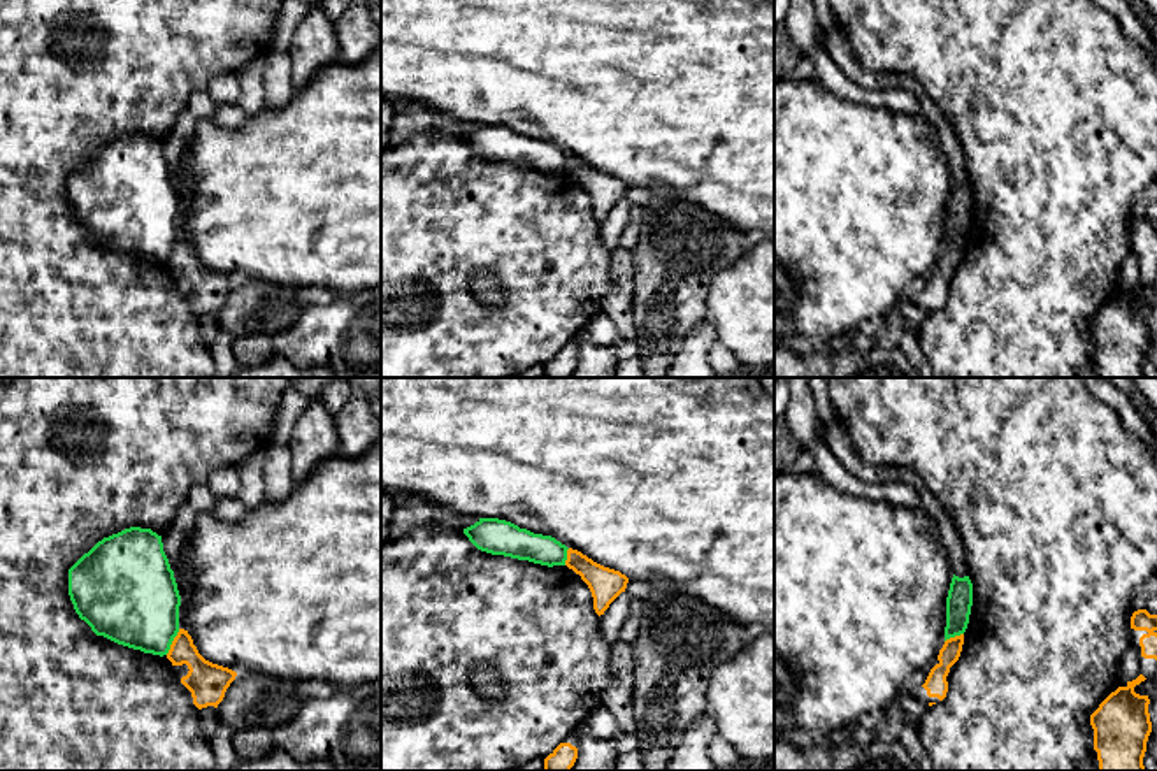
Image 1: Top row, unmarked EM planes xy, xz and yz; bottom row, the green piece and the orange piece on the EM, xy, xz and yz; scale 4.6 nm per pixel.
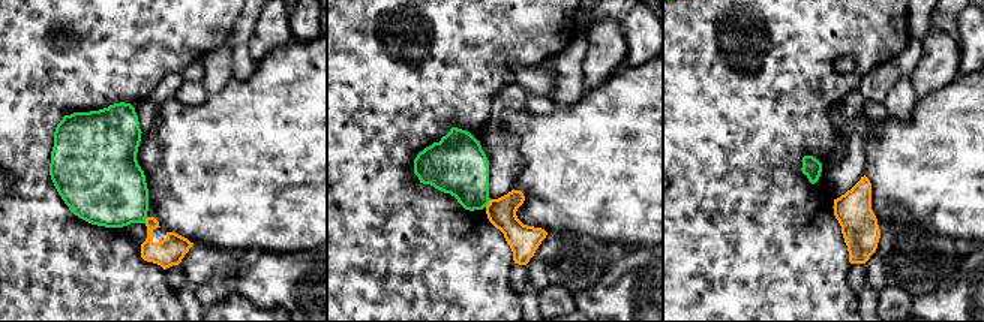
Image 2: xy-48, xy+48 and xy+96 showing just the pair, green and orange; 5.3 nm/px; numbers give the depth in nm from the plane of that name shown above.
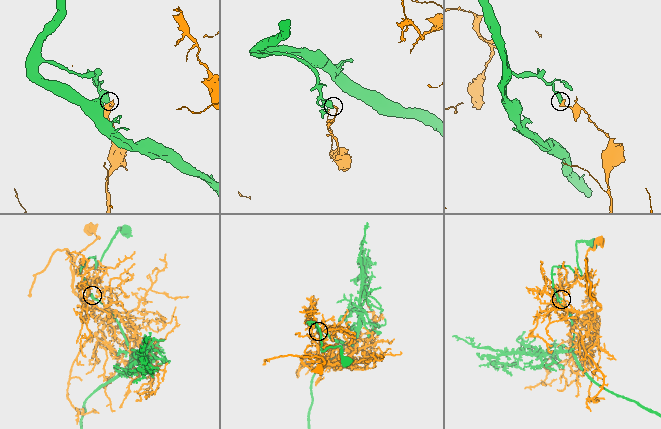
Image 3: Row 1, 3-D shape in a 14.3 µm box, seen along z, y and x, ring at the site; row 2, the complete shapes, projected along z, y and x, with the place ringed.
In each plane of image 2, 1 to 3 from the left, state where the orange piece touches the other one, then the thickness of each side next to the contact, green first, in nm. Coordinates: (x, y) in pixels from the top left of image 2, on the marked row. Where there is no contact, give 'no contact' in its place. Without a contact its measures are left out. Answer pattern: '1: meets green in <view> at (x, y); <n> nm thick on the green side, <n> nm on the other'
1: meets green in xy-48 at (144, 220); 400 nm thick on the green side, 150 nm on the other
2: meets green in xy+48 at (488, 202); 300 nm thick on the green side, 160 nm on the other
3: no contact

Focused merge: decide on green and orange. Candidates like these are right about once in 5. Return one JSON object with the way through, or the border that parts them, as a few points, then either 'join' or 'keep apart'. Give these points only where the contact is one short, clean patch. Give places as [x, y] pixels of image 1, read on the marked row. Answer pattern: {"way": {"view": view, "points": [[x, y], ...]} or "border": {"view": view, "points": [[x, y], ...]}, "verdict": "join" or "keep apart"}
{"border": {"view": "xy", "points": [[179, 629], [165, 654]]}, "verdict": "keep apart"}

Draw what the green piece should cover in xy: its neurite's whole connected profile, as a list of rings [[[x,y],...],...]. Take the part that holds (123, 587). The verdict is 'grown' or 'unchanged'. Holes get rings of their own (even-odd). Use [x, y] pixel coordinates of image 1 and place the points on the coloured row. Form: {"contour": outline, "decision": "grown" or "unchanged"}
{"contour": [[[130,527],[98,541],[68,569],[75,613],[97,636],[153,655],[167,655],[179,632],[181,595],[163,551],[162,536]]], "decision": "unchanged"}

